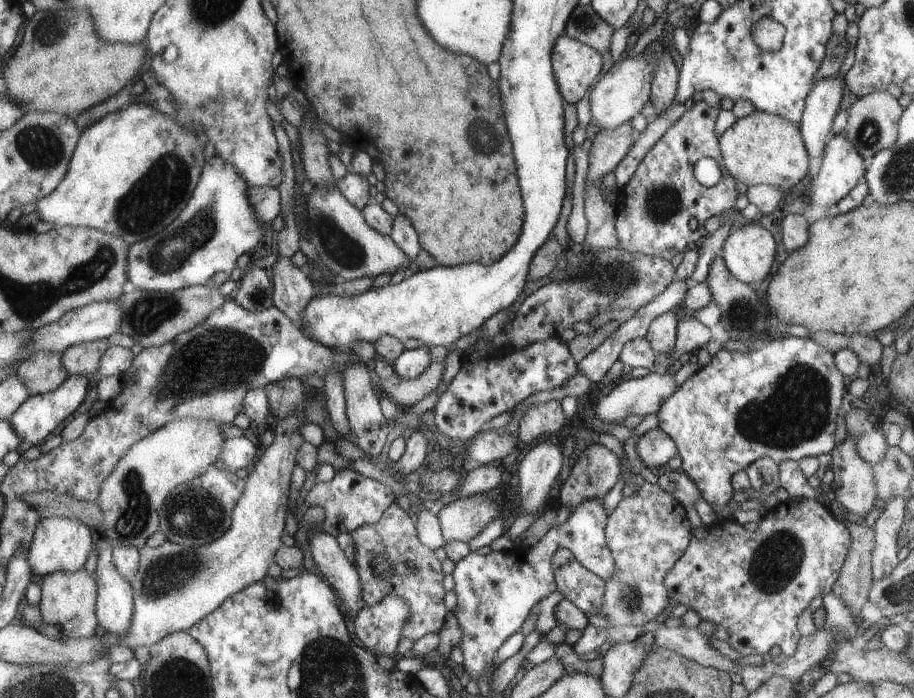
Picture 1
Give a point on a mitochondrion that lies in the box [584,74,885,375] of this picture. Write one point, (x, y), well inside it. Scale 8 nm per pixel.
(663, 202)

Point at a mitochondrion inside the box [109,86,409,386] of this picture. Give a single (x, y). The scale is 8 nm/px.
(167, 180)

